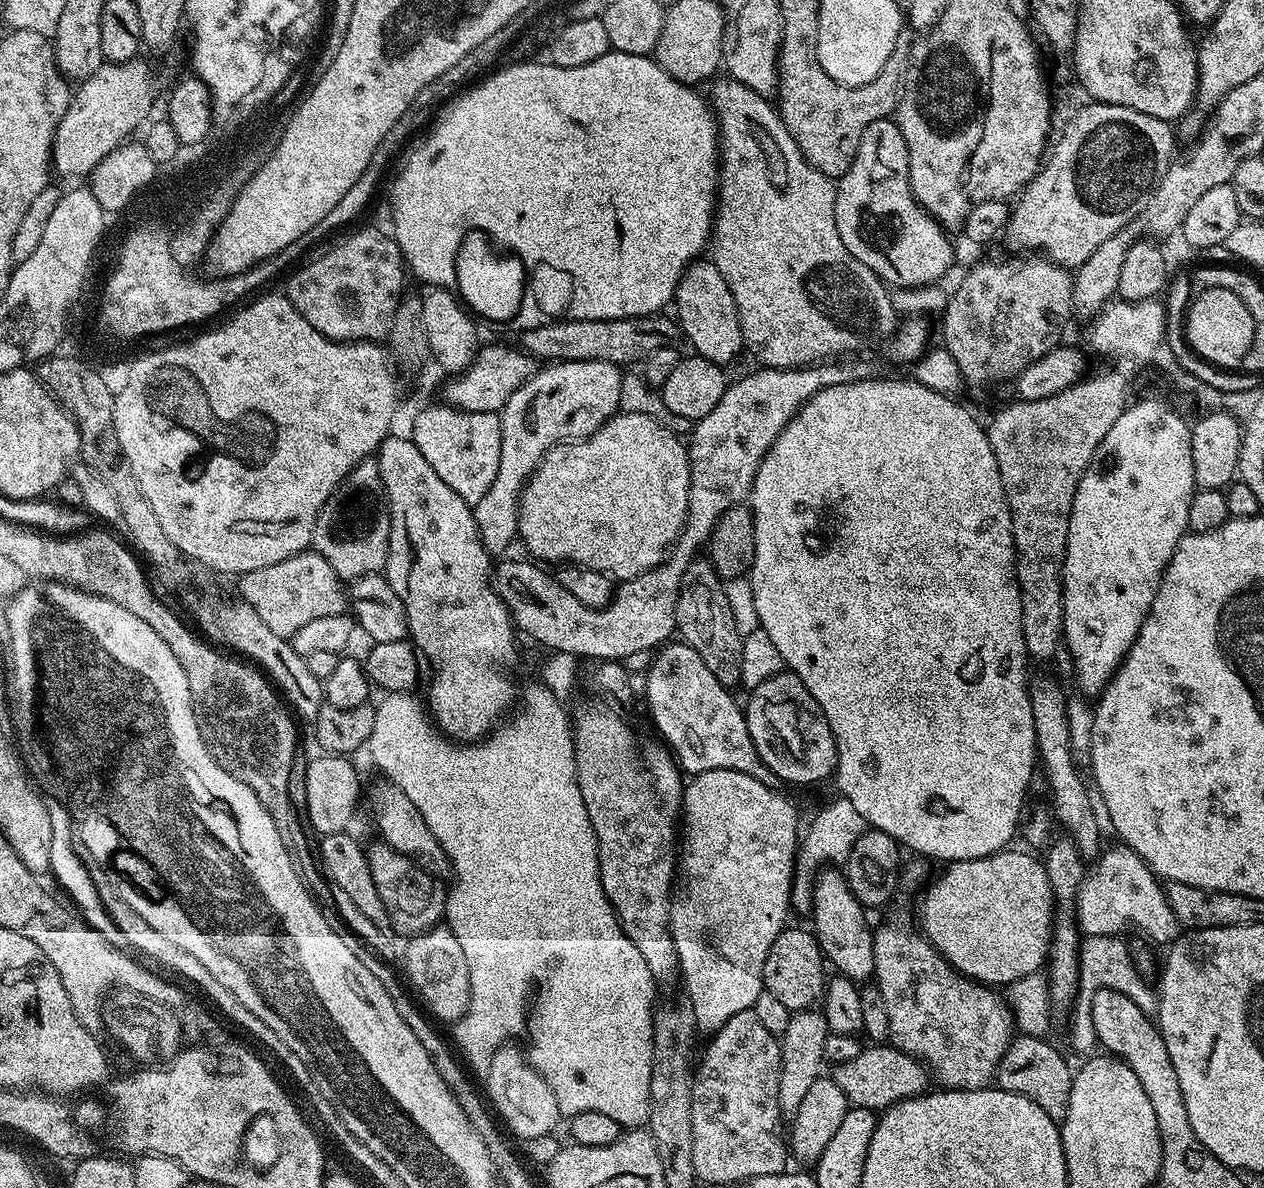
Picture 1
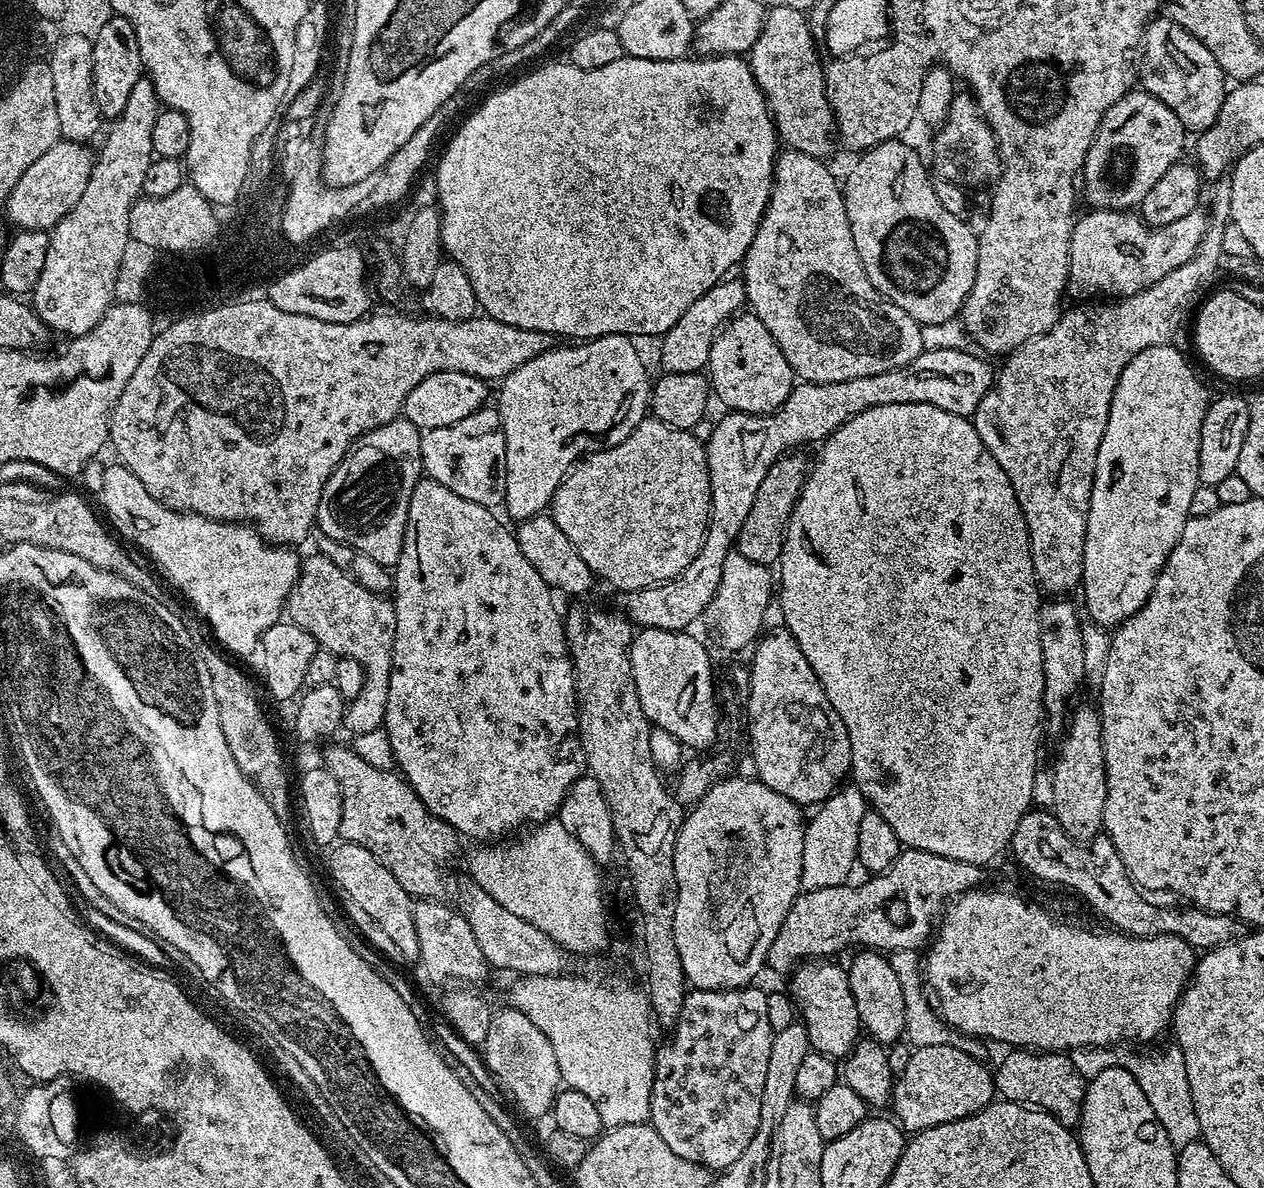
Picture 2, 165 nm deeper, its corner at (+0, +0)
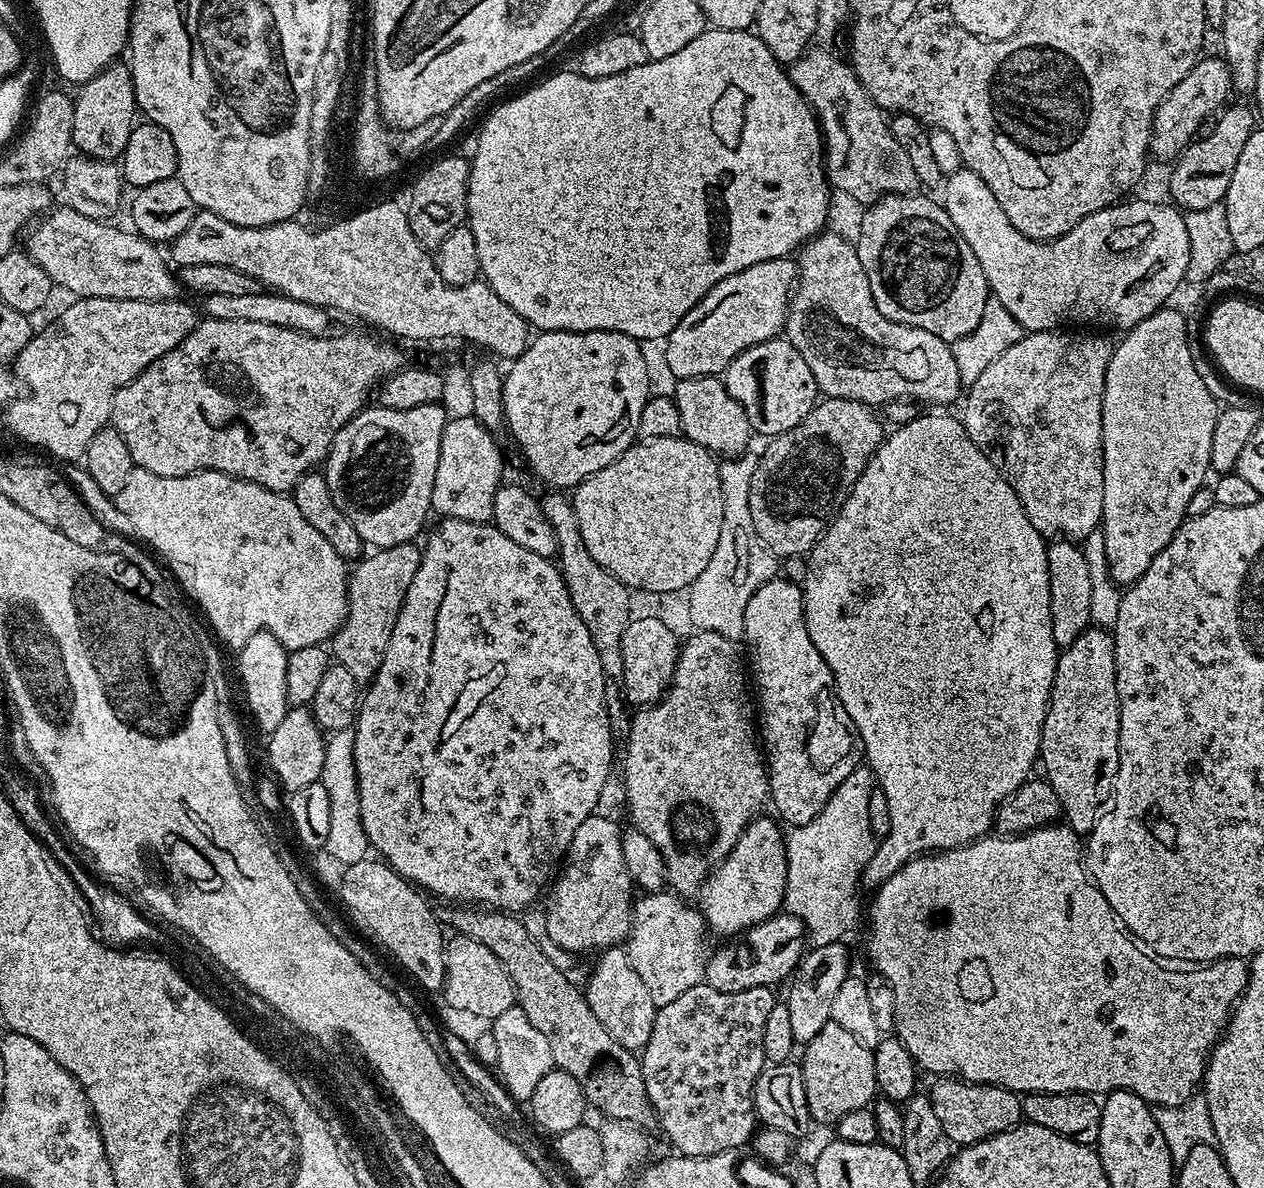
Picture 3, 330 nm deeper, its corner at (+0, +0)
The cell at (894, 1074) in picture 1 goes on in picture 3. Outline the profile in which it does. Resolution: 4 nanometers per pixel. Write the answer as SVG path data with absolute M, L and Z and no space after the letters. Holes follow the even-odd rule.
M940 1078L935 1081L930 1099L934 1112L942 1122L942 1130L949 1137L953 1145L963 1146L965 1144L976 1144L979 1140L989 1140L1000 1132L1015 1128L1021 1123L1024 1115L1024 1105L1021 1097L1008 1088L999 1088L993 1084L970 1084L967 1080L955 1078Z

